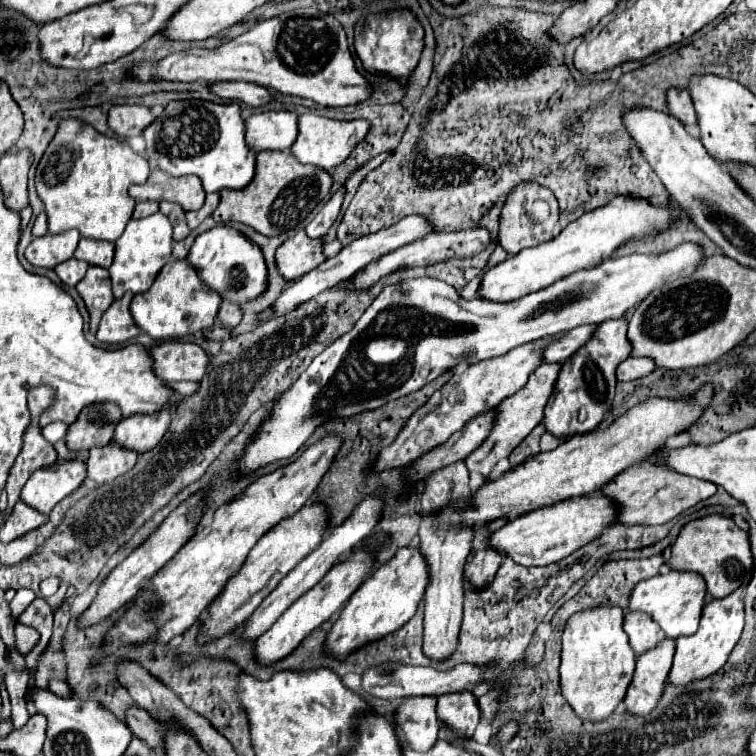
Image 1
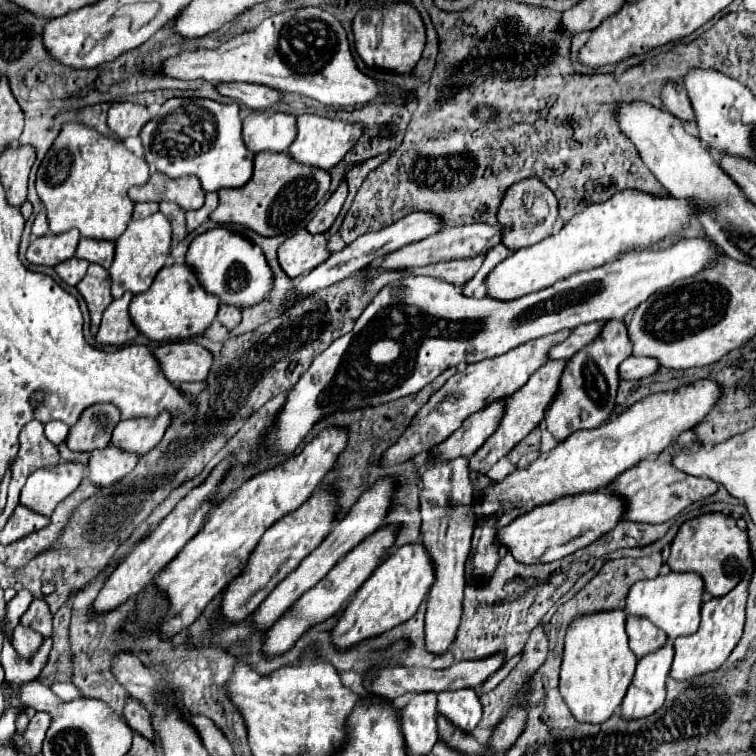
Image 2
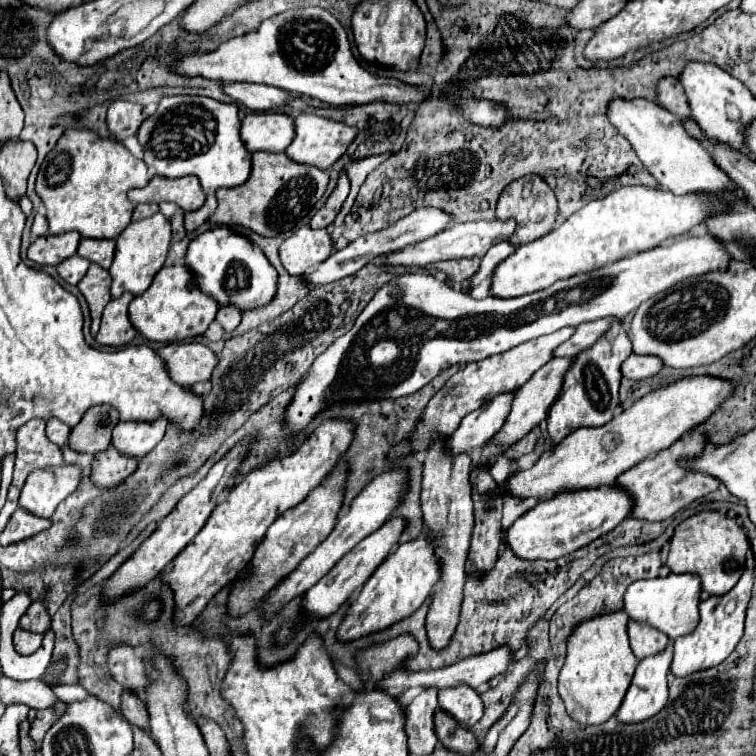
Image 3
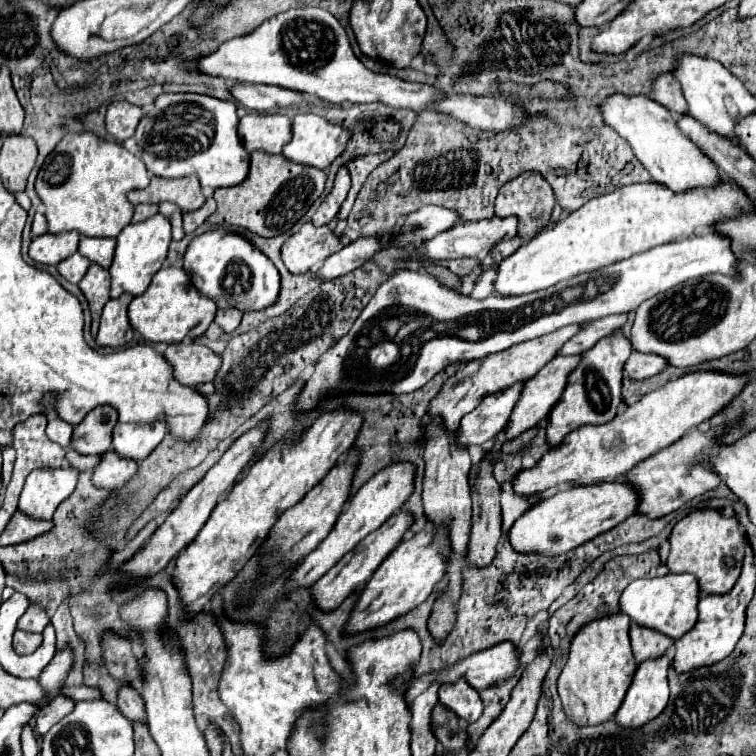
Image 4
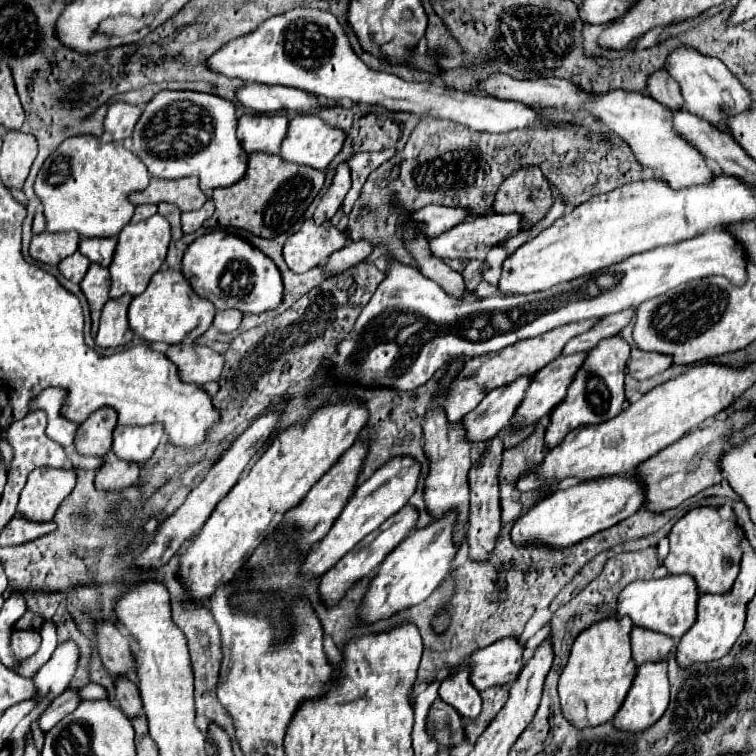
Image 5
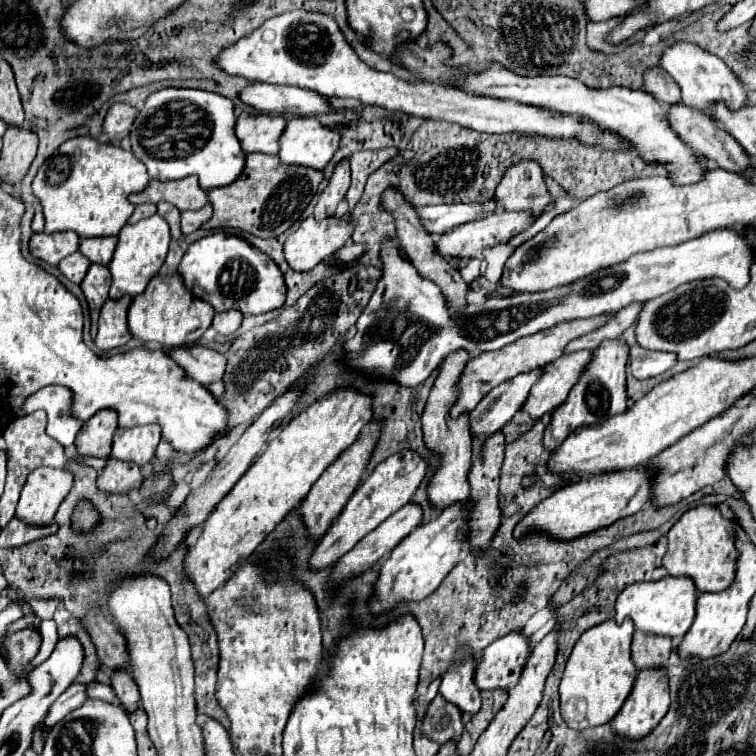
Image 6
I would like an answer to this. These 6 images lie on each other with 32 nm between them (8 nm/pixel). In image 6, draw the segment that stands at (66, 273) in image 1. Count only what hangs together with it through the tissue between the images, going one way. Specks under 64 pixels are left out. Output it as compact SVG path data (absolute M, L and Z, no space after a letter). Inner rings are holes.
M74 252L70 256L66 256L60 264L58 264L60 272L74 284L80 284L90 268L90 260L86 260L86 256L82 256L80 252Z

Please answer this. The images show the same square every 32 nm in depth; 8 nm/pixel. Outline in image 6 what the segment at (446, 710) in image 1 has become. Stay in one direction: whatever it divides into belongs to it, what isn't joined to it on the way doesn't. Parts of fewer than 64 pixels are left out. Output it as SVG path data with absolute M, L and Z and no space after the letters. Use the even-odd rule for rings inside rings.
M464 644L456 650L456 656L442 676L440 694L456 704L464 714L476 714L480 710L480 690L474 682L476 654Z

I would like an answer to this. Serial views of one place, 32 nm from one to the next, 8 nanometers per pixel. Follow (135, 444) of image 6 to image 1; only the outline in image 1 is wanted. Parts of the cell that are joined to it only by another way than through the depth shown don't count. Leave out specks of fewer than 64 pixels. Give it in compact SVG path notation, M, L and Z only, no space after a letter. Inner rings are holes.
M162 408L154 416L130 416L122 418L114 430L114 442L122 448L134 450L138 454L154 448L164 432L168 430L172 414L168 408Z

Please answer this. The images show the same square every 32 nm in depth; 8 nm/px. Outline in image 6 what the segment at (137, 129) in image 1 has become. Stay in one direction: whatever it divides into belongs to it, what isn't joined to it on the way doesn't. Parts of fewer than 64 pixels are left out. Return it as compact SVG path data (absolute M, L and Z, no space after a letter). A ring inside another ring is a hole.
M114 104L110 106L106 120L104 120L104 134L108 136L110 142L120 142L122 138L128 136L130 126L134 122L136 108L128 104Z

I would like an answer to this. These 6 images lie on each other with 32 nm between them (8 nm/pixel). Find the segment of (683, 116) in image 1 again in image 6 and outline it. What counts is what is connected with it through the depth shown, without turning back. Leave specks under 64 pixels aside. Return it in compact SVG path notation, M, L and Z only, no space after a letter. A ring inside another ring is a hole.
M660 66L644 70L644 90L666 104L680 102L680 88L676 88L672 76L668 76L668 72L664 72Z

